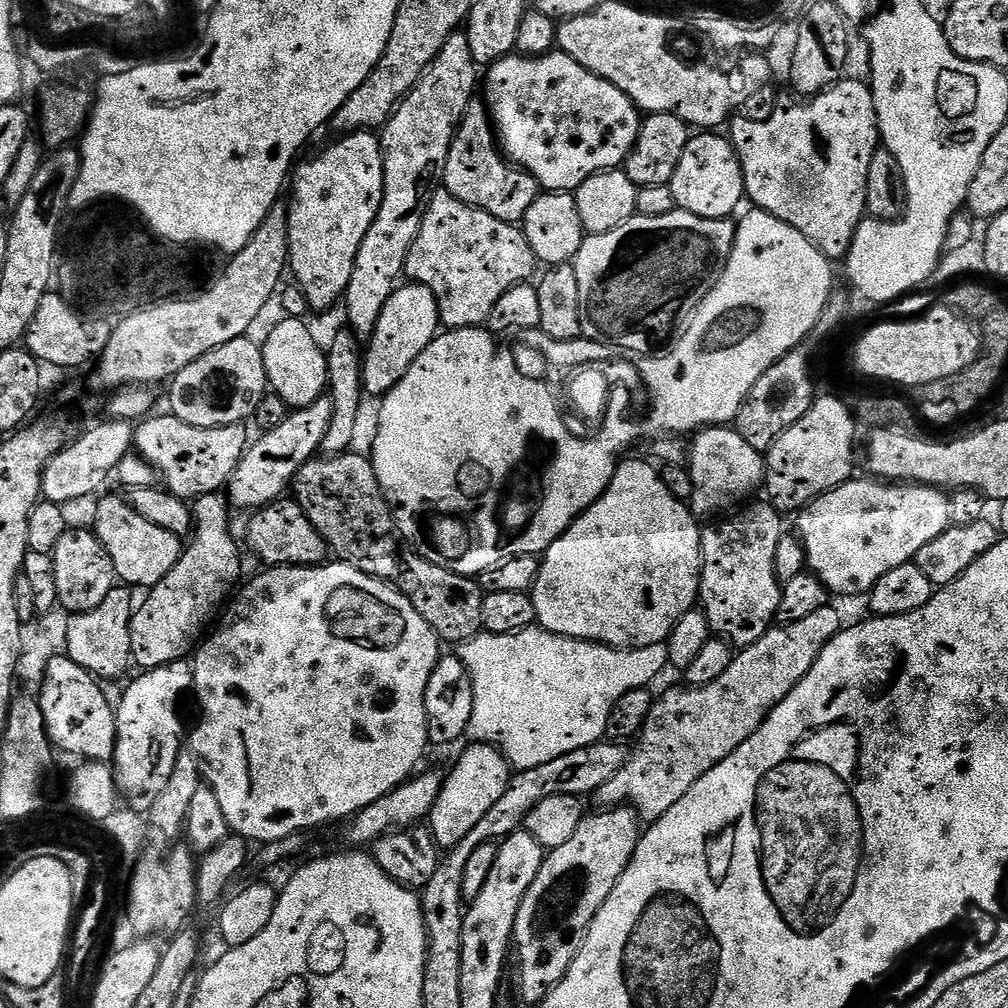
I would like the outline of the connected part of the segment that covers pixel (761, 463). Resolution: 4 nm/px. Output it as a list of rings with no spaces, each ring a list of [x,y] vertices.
[[[709,426],[701,429],[692,444],[688,454],[688,471],[693,482],[693,494],[688,501],[693,515],[698,518],[712,516],[714,518],[732,509],[735,509],[746,496],[750,495],[758,486],[761,487],[764,481],[765,459],[761,451],[750,446],[740,432],[730,426]]]

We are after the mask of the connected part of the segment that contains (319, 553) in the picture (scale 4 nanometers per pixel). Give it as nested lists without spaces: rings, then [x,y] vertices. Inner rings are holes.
[[[281,498],[275,504],[251,513],[252,521],[248,524],[248,544],[252,552],[264,563],[264,566],[291,566],[294,568],[314,568],[329,559],[328,544],[314,530],[310,518],[300,509],[292,498]]]

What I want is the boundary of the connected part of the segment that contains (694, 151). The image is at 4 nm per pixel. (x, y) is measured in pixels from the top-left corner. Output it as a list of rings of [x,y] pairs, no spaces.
[[[704,130],[689,139],[686,150],[674,170],[670,185],[677,209],[698,214],[711,220],[726,220],[732,211],[745,199],[744,175],[740,169],[740,159],[732,149],[731,139],[724,140],[712,130]]]

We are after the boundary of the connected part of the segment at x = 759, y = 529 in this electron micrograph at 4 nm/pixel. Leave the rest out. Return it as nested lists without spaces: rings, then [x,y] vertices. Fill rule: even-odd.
[[[763,503],[741,507],[709,523],[712,525],[703,529],[700,538],[702,611],[713,633],[736,646],[753,644],[765,636],[780,605],[782,581],[776,576],[774,558],[786,528],[781,513],[771,503]]]

